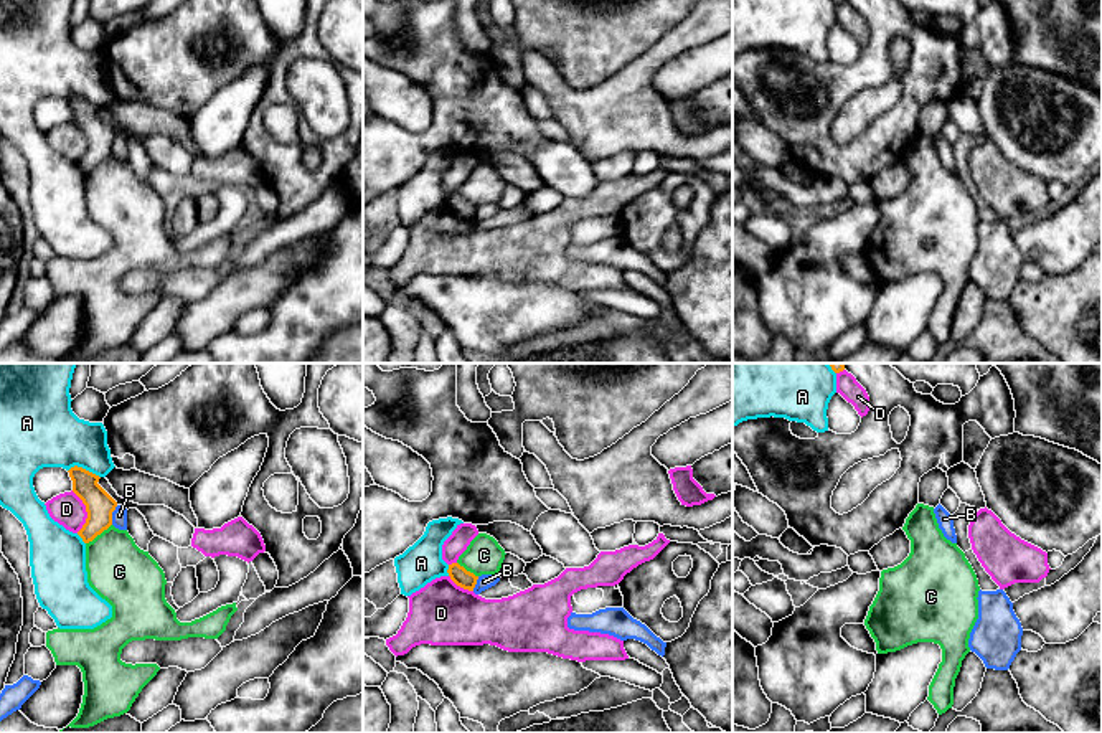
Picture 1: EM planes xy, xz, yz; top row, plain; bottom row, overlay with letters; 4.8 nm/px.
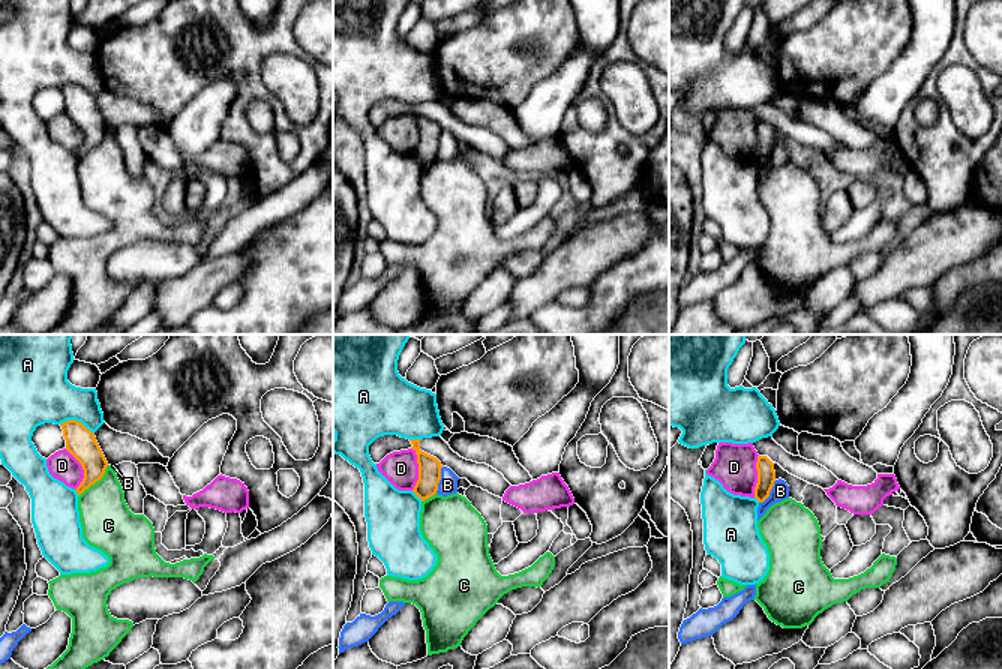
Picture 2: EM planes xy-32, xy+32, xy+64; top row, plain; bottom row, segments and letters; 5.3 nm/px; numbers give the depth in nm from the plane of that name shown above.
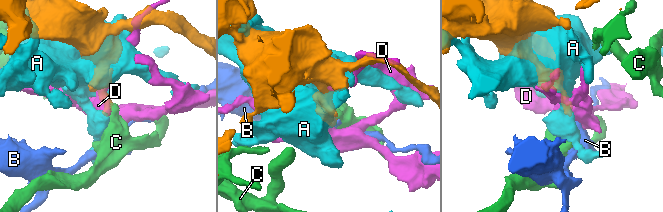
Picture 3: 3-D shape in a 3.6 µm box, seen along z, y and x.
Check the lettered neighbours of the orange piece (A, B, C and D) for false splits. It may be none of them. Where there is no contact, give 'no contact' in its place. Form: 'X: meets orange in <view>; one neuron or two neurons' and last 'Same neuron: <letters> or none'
A: meets orange in xy; two neurons
B: meets orange in xy; two neurons
C: meets orange in xy; two neurons
D: meets orange in xy; two neurons
Same neuron: none

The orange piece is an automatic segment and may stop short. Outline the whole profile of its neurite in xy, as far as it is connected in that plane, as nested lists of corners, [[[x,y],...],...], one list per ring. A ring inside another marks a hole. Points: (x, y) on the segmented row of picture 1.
[[[78,466],[68,472],[73,480],[73,492],[82,500],[87,512],[86,523],[78,535],[84,543],[89,543],[112,525],[117,502],[97,484],[99,475]]]

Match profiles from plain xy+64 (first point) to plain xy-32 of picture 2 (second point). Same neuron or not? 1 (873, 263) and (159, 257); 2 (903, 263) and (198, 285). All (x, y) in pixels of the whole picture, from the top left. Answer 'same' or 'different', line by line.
1: same
2: same

